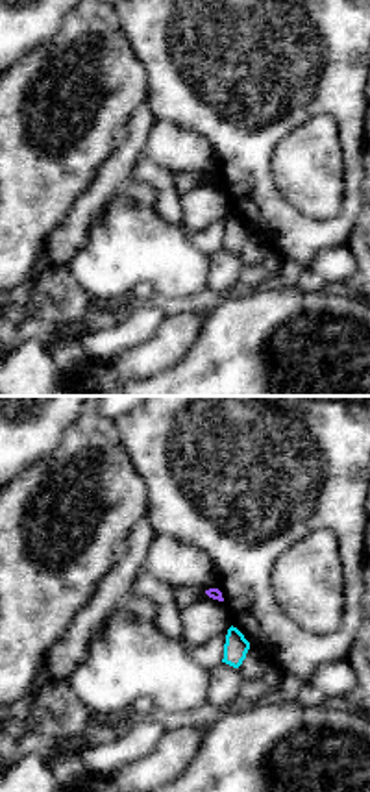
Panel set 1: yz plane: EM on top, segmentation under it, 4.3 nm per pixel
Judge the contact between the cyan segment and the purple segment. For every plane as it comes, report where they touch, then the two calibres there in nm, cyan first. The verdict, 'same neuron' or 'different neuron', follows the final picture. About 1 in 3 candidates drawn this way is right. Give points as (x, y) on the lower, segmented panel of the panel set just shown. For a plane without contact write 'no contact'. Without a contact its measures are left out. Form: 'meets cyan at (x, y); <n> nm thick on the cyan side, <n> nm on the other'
no contact

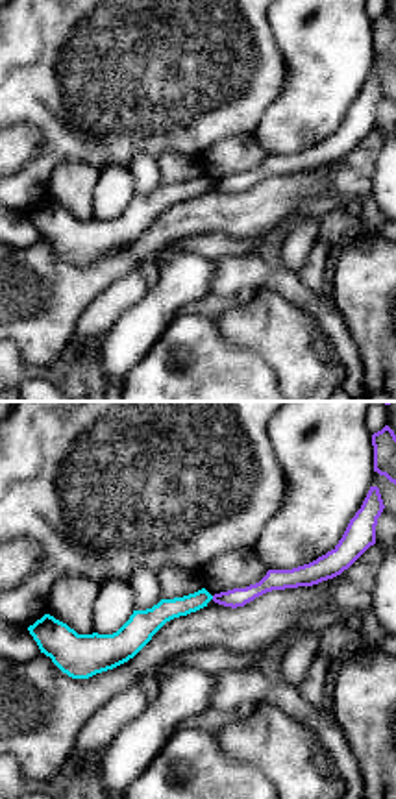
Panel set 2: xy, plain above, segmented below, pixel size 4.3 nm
no contact

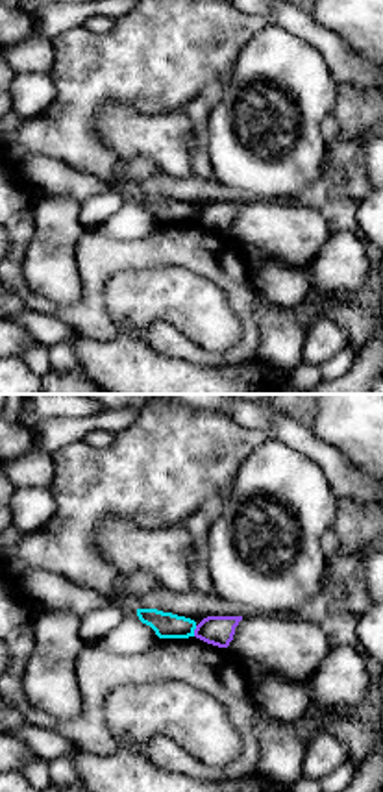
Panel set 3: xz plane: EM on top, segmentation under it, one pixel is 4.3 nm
meets cyan at (193, 631); 110 nm thick on the cyan side, 130 nm on the other

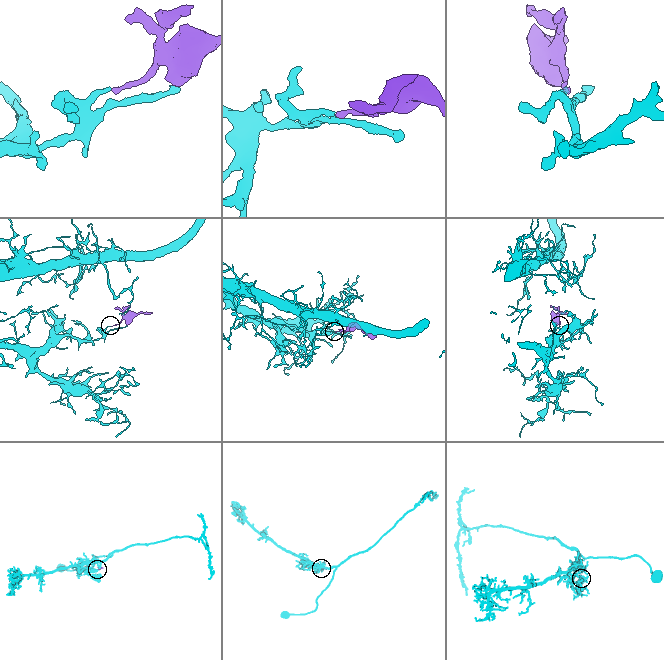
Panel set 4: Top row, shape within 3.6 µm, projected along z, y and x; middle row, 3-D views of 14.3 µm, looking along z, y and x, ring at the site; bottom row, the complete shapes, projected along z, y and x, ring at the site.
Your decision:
different neuron

